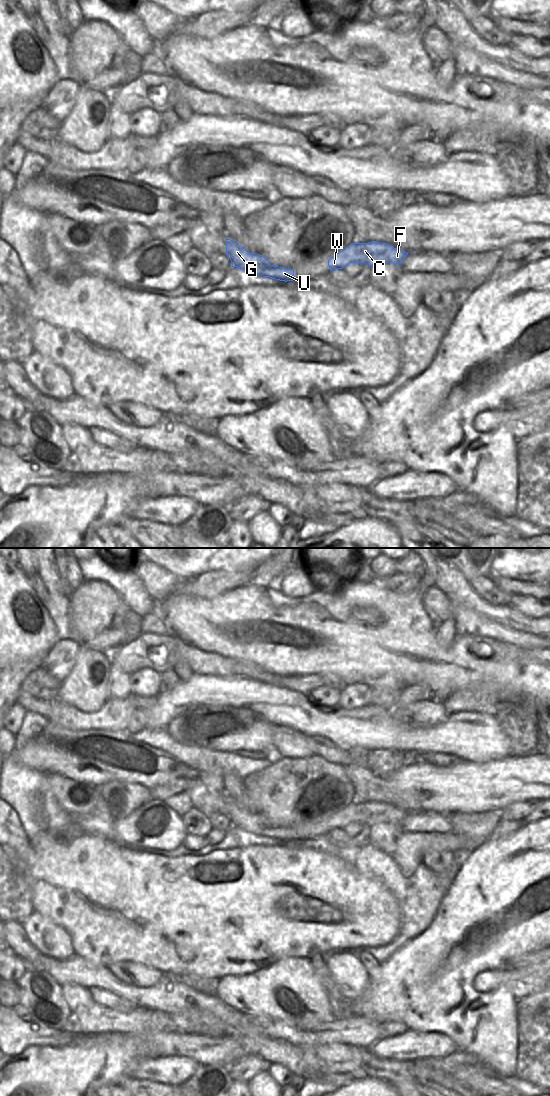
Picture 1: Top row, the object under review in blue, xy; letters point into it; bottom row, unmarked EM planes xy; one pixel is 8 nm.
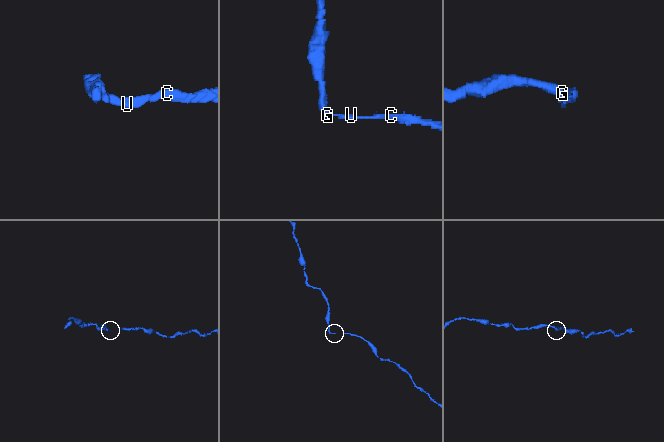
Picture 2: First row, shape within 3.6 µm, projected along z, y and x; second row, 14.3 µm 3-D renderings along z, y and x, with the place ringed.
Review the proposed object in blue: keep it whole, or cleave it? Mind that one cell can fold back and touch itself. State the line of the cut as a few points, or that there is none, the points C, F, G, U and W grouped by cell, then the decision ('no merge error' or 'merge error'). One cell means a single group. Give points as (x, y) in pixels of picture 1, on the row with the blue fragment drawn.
cut none; groups C F G U W; no merge error

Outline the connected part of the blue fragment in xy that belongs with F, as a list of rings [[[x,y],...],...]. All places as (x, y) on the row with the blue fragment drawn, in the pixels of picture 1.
[[[372,241],[353,243],[328,260],[330,271],[342,269],[349,263],[365,263],[371,267],[377,263],[395,263],[399,265],[408,255],[407,252],[394,248],[387,243]]]

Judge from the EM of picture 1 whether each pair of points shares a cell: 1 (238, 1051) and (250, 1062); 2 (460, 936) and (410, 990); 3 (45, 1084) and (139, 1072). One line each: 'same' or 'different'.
1: different
2: same
3: different

